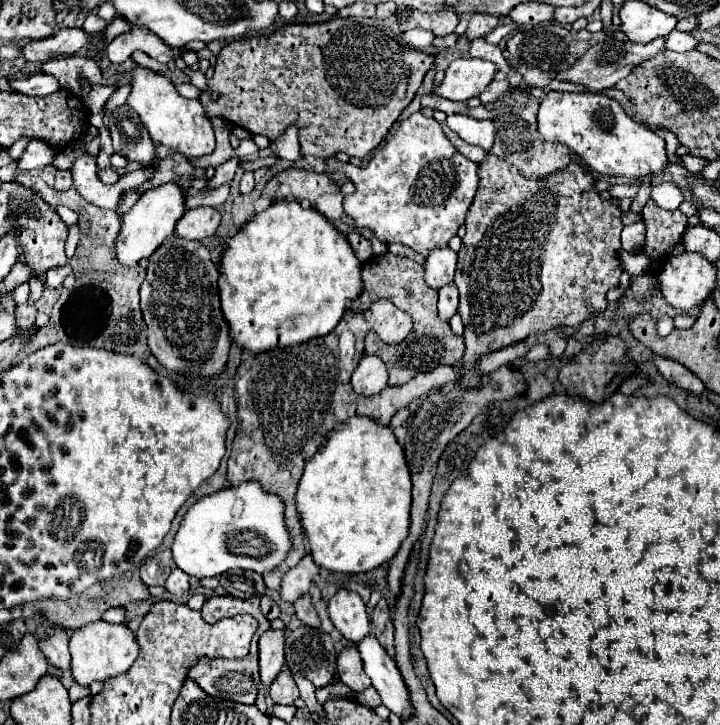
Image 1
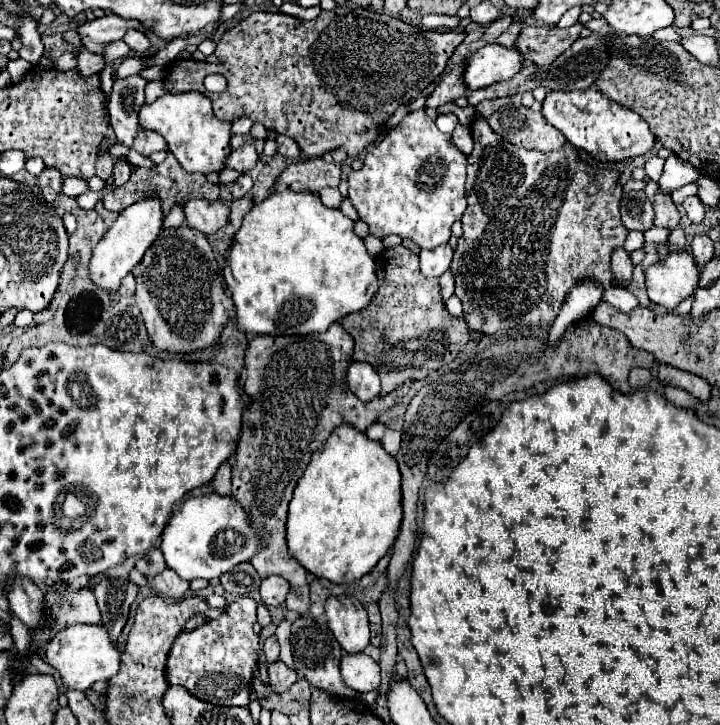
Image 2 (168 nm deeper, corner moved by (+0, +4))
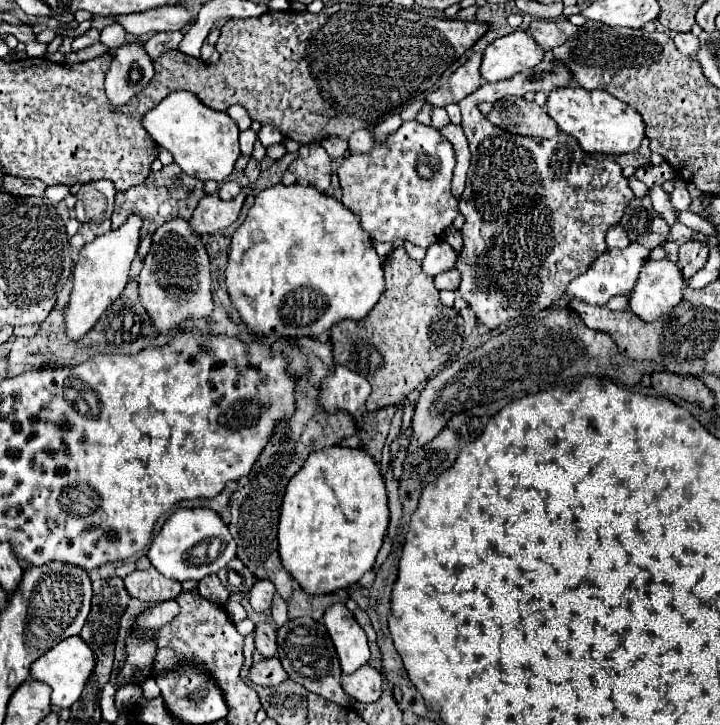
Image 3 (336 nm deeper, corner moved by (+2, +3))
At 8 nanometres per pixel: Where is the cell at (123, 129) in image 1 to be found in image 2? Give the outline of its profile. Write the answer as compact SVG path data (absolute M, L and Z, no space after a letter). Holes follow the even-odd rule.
M137 74L123 80L115 80L113 84L113 92L107 108L117 142L121 142L123 146L131 146L141 130L137 114L145 102L145 94L143 94L145 84L147 80L143 80Z

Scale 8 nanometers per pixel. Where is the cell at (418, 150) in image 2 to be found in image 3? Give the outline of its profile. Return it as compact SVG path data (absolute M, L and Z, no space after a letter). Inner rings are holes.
M403 121L403 125L387 137L385 145L369 153L345 157L337 175L341 179L343 203L359 215L361 227L375 241L403 239L427 249L441 239L459 215L459 203L451 195L453 167L453 145L437 129L417 121Z

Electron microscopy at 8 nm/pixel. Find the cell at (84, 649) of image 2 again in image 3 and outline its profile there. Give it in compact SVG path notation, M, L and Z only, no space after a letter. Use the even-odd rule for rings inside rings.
M69 637L67 641L61 641L53 649L49 649L49 653L41 655L31 665L31 679L41 681L41 683L45 683L53 689L51 691L51 703L53 705L71 707L79 699L79 695L83 691L83 685L87 683L93 667L95 667L95 655L89 649L89 645L85 641L81 641L79 637Z

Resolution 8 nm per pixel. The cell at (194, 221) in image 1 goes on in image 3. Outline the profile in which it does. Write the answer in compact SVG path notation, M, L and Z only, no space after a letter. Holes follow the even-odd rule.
M247 185L243 187L243 193L239 193L239 197L231 201L223 201L219 199L219 195L205 195L199 201L197 209L193 211L189 225L199 235L213 235L221 229L227 229L231 223L237 221L241 205L249 193L251 193L251 187Z

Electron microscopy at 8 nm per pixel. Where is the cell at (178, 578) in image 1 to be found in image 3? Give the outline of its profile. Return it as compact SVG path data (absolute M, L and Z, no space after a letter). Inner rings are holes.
M157 569L147 571L133 571L123 579L127 593L131 593L133 599L147 601L147 603L161 603L175 599L181 593L181 583L163 577Z

